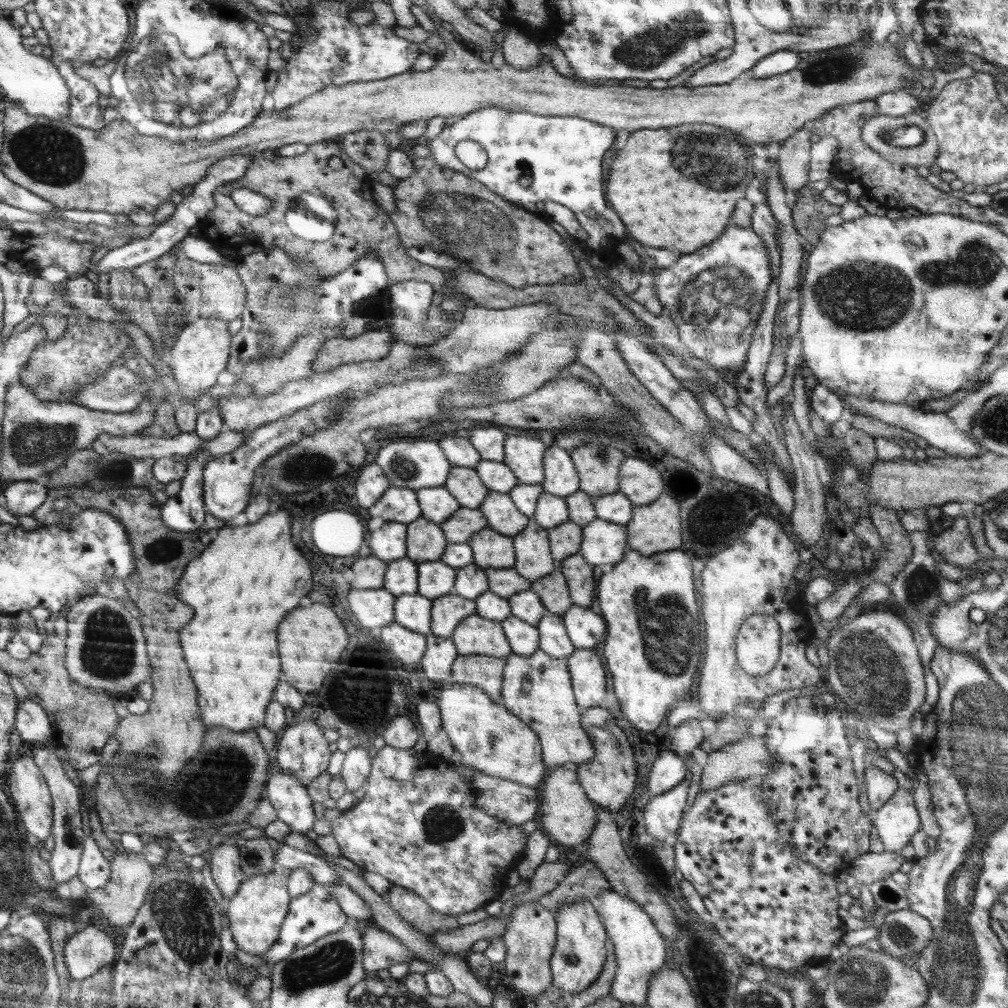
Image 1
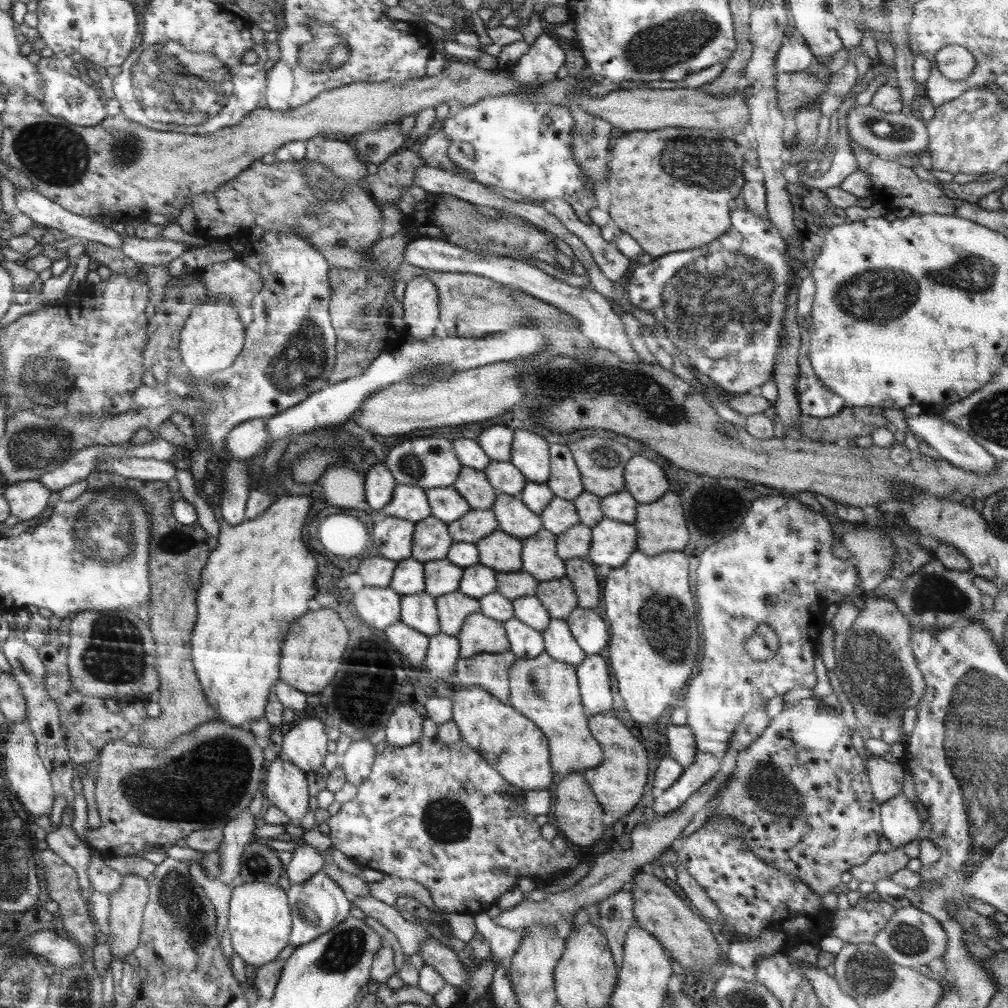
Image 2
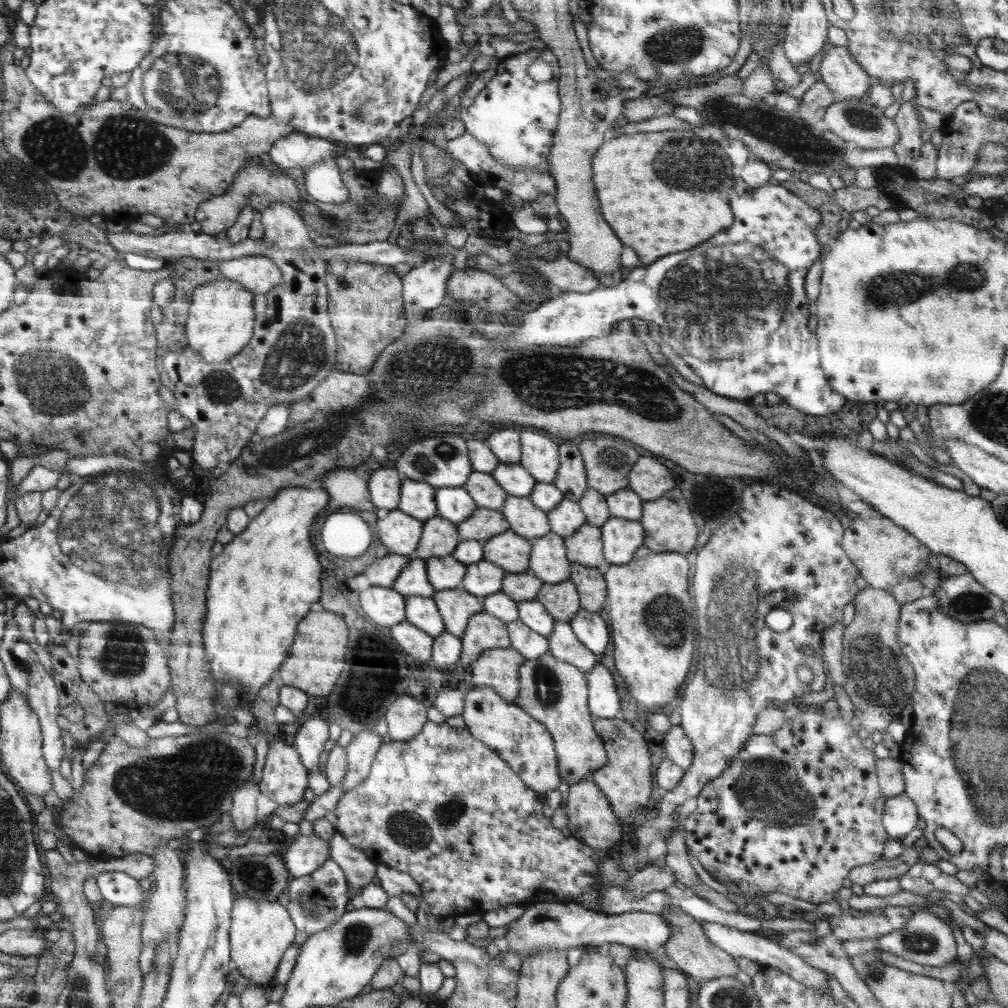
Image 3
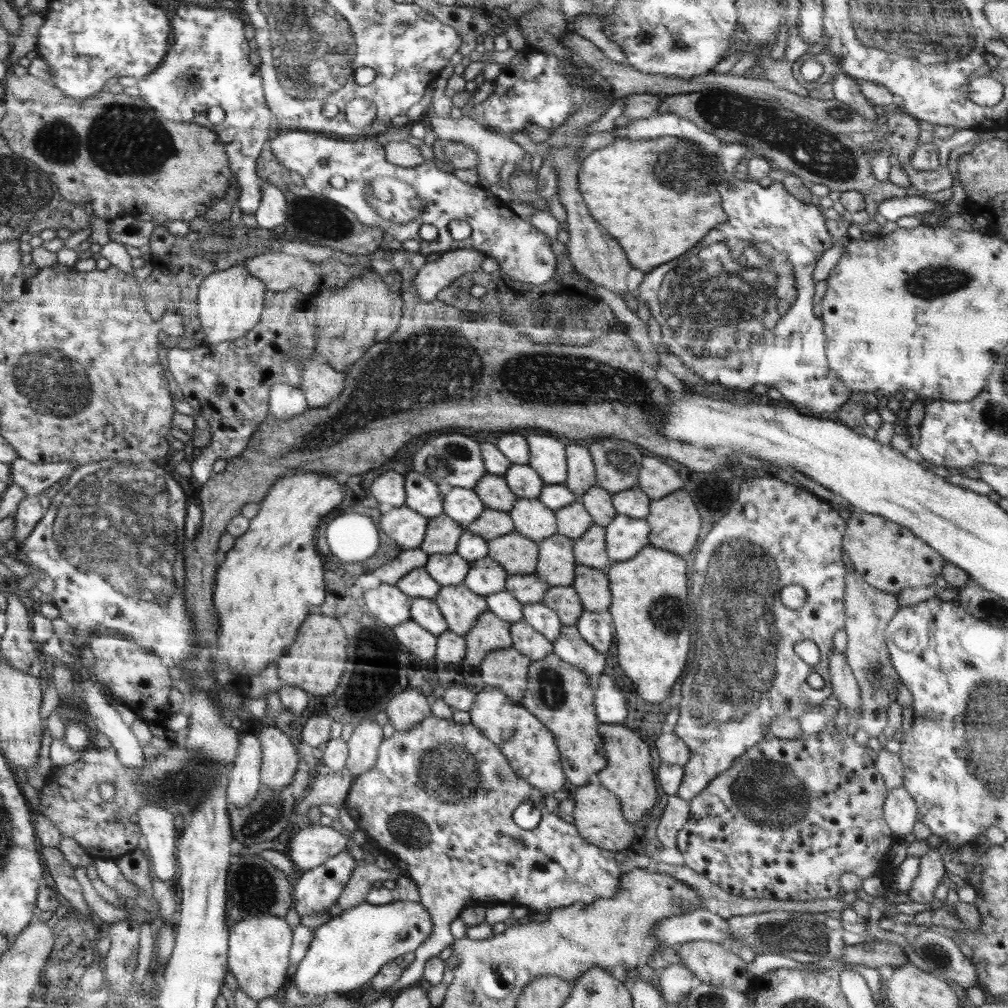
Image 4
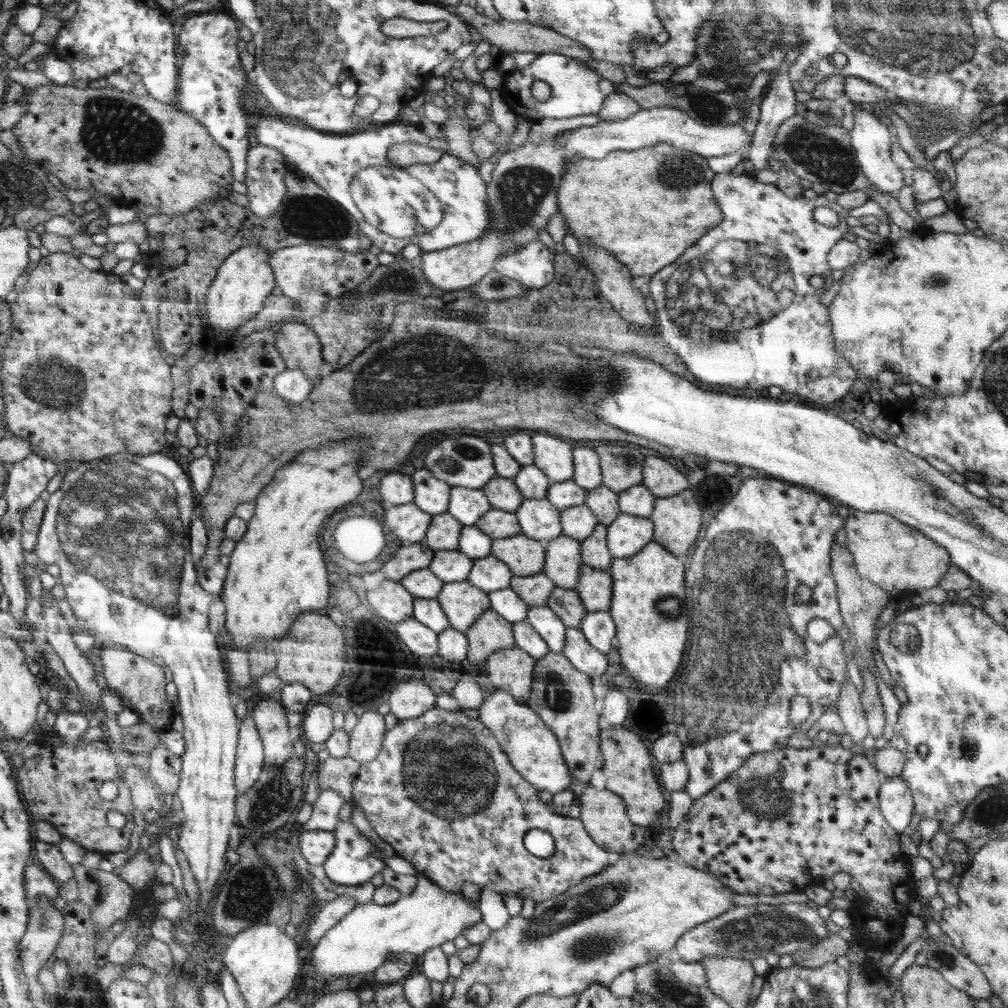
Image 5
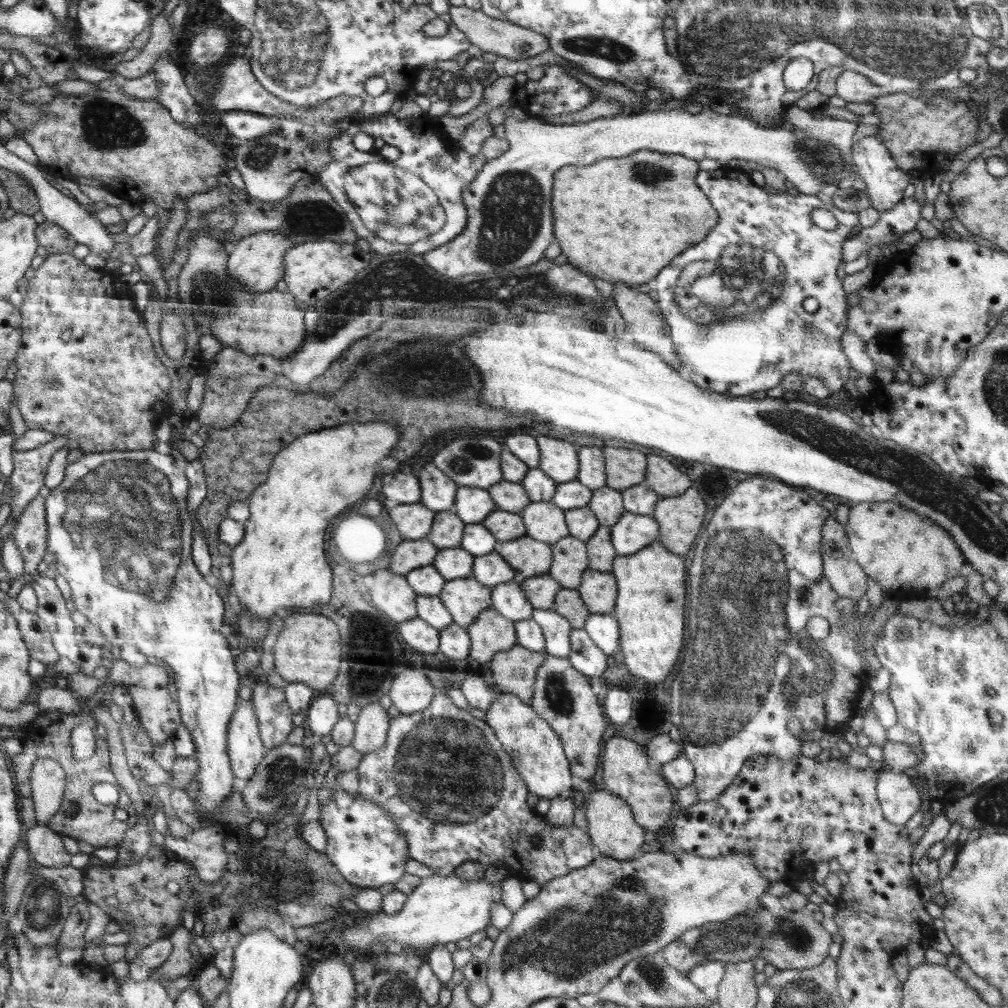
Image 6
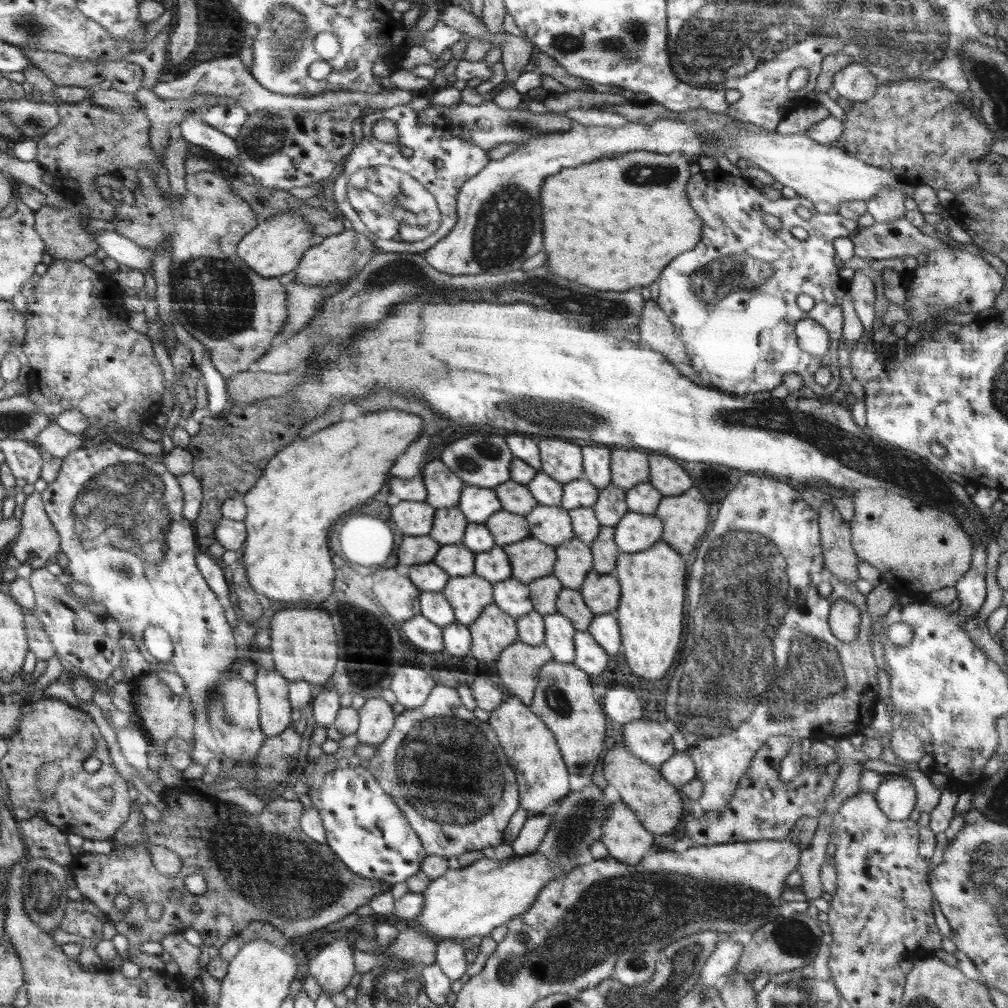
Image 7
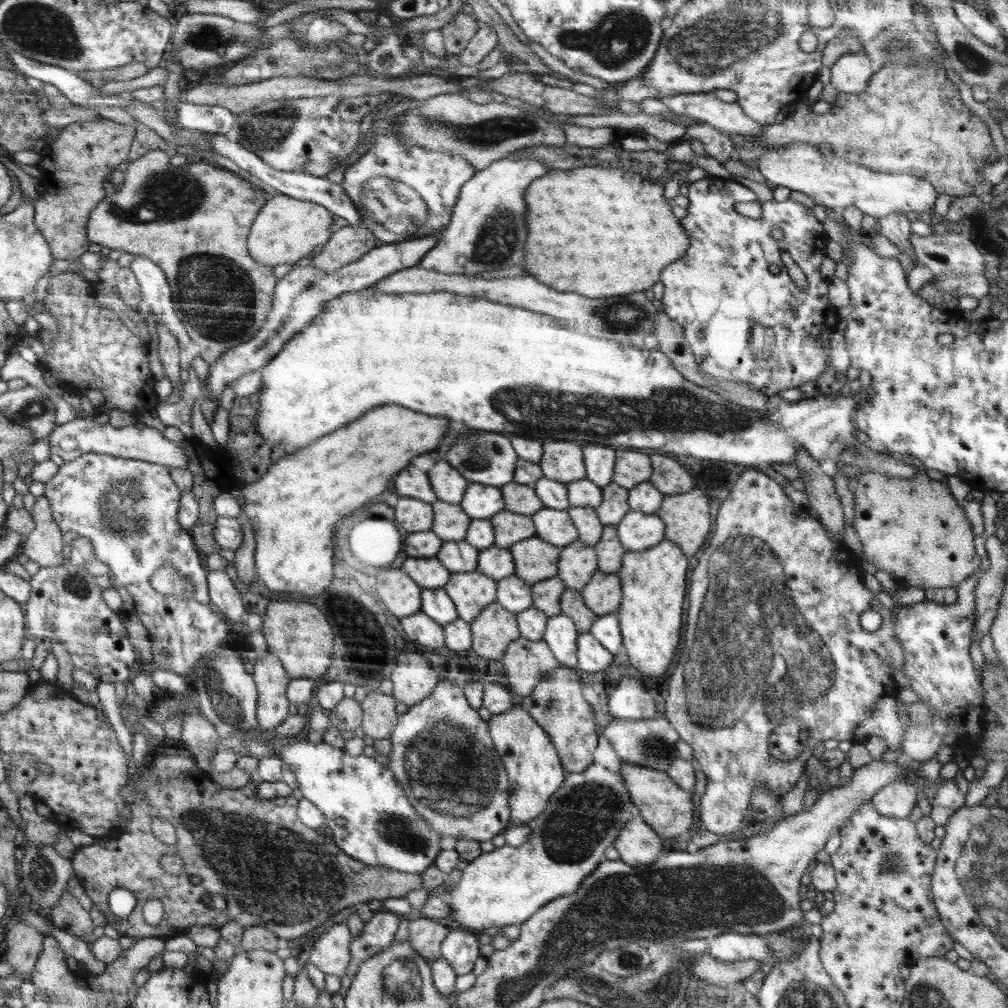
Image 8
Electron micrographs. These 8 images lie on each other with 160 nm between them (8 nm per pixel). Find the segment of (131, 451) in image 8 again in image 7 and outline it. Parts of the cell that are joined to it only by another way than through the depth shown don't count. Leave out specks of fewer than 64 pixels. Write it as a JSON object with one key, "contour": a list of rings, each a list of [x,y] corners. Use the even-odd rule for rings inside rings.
{"contour":[[[50,422],[38,435],[37,442],[41,448],[49,452],[52,457],[56,457],[56,460],[62,460],[66,458],[70,452],[74,452],[84,446],[89,446],[91,439],[88,441],[85,432],[72,434],[64,430],[61,426],[58,426],[55,422]]]}

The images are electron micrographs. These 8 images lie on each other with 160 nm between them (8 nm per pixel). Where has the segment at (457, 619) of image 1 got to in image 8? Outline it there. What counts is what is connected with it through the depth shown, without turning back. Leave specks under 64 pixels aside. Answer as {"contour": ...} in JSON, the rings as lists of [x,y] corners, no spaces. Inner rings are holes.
{"contour":[[[477,570],[451,573],[443,589],[456,604],[457,614],[469,623],[497,597],[497,581]]]}

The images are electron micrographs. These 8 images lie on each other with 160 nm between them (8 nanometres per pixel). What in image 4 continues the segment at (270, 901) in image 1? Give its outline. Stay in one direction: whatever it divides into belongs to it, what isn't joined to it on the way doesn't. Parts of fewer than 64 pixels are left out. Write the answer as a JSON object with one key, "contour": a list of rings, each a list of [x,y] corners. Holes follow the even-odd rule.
{"contour":[[[242,912],[242,919],[230,927],[229,969],[236,978],[239,989],[254,1000],[278,996],[284,986],[284,978],[291,966],[292,930],[277,915]]]}

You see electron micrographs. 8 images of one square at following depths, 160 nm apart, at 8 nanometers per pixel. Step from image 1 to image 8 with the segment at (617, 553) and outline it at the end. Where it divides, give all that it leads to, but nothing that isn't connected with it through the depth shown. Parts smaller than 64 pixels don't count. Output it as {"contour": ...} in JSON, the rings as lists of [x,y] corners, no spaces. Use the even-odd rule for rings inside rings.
{"contour":[[[633,510],[627,512],[615,527],[627,551],[646,550],[665,539],[664,521],[656,514]]]}

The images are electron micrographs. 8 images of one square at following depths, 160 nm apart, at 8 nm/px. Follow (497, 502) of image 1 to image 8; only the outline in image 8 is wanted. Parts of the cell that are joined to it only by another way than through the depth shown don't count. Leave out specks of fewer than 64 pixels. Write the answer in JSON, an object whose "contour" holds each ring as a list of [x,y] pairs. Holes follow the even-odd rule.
{"contour":[[[545,506],[530,517],[536,527],[536,536],[554,546],[562,548],[578,538],[578,529],[567,510],[556,510]]]}

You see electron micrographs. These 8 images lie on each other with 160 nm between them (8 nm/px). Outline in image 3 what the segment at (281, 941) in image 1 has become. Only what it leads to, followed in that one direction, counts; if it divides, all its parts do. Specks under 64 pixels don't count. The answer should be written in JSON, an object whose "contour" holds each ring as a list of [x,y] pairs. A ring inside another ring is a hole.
{"contour":[[[326,860],[313,874],[292,878],[288,886],[290,918],[297,923],[300,932],[306,932],[308,938],[320,933],[321,930],[328,929],[341,916],[348,912],[346,905],[350,902],[347,892],[348,877],[341,870],[340,864],[332,860]]]}

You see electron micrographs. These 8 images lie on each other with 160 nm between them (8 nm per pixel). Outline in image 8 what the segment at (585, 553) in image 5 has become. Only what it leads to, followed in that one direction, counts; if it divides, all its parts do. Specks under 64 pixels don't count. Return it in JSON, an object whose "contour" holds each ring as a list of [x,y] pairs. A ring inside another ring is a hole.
{"contour":[[[603,525],[602,536],[593,549],[597,554],[597,570],[606,574],[617,572],[627,551],[618,538],[615,525]]]}

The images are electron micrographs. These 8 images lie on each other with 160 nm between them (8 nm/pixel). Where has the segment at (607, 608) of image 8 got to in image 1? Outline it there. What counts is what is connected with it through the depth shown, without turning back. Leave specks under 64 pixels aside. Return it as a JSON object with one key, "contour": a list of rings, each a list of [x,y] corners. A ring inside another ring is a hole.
{"contour":[[[578,552],[566,557],[559,567],[567,580],[573,604],[590,608],[593,599],[596,598],[597,586],[593,566],[589,565]]]}

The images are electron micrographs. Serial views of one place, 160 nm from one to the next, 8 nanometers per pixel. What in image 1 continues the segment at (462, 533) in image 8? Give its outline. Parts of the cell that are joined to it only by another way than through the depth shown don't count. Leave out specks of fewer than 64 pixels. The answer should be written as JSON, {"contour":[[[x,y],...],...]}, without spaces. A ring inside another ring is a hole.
{"contour":[[[420,517],[408,525],[408,557],[415,563],[438,561],[448,548],[440,524]]]}

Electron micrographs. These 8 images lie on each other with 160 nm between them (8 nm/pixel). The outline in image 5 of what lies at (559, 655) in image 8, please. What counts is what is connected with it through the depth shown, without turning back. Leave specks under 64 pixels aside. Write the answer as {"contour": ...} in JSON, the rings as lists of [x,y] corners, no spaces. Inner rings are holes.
{"contour":[[[548,606],[530,607],[525,620],[547,642],[550,652],[563,652],[567,626]]]}

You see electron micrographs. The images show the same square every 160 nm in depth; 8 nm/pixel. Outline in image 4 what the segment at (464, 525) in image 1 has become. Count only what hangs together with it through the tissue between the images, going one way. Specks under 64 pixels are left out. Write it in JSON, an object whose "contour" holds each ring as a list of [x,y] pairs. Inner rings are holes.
{"contour":[[[485,508],[478,518],[465,527],[470,532],[485,538],[487,541],[503,534],[512,533],[515,526],[507,511]]]}

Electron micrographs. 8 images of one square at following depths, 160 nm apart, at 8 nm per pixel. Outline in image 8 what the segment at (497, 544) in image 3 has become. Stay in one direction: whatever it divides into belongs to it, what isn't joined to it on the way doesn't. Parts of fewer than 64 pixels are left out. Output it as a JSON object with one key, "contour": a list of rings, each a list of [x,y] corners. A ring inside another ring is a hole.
{"contour":[[[534,536],[521,540],[508,549],[515,560],[515,575],[529,585],[557,576],[561,547]]]}

